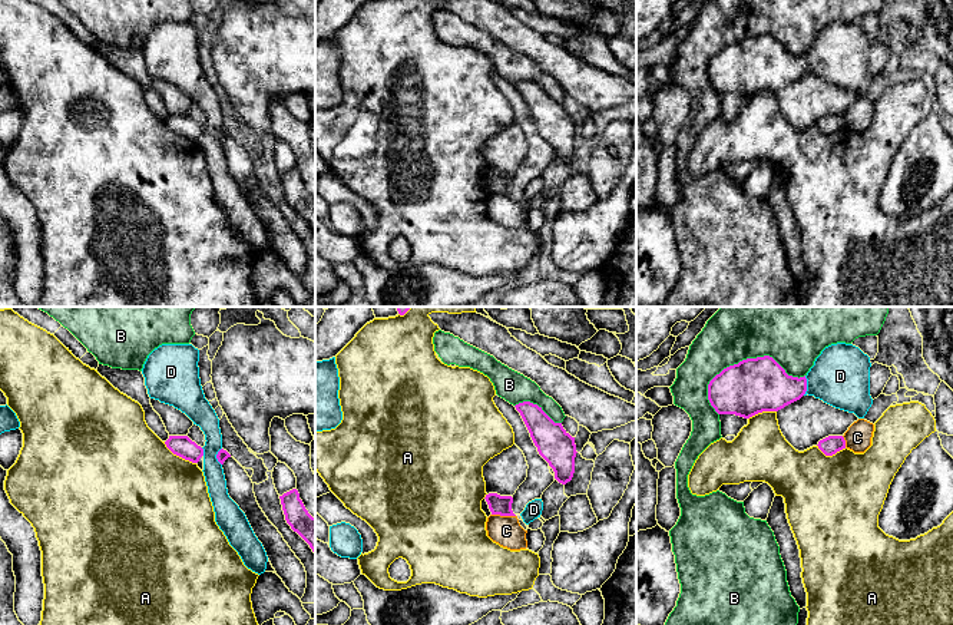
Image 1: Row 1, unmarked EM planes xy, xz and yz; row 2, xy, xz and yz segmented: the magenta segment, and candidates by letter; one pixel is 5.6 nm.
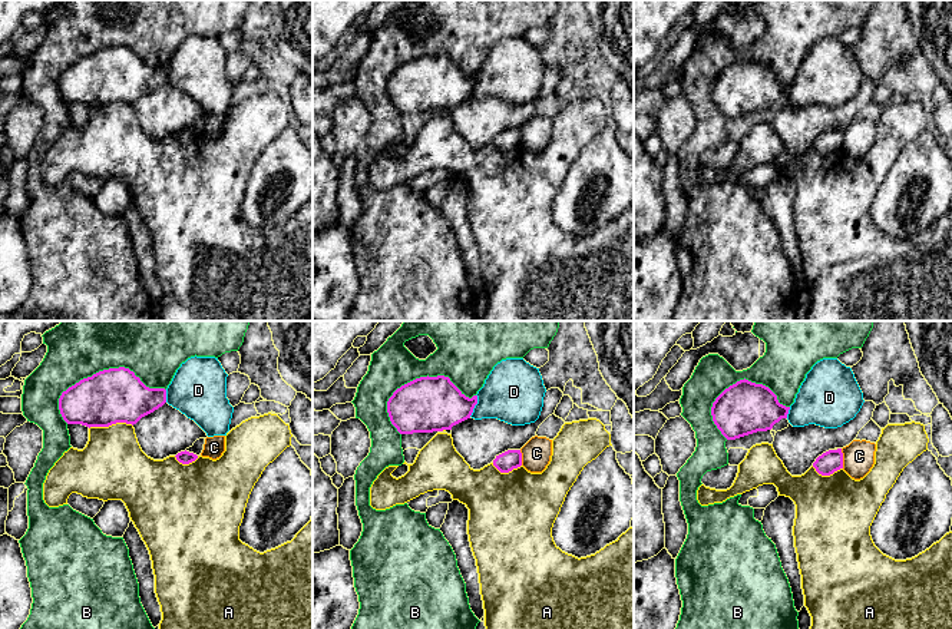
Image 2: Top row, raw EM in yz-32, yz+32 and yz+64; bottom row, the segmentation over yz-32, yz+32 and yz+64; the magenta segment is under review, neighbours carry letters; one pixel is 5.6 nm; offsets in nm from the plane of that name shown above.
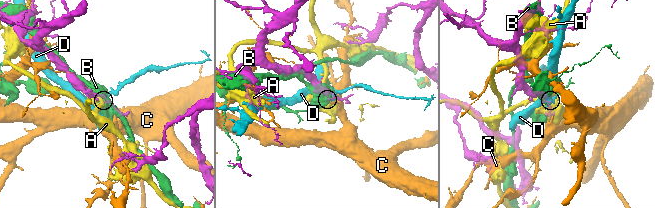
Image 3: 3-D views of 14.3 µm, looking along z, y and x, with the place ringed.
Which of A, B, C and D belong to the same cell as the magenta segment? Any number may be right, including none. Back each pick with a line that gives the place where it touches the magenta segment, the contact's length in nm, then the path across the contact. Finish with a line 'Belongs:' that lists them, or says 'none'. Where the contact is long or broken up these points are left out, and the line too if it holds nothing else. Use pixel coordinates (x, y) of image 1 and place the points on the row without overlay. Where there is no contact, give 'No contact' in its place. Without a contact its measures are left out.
Belongs: none

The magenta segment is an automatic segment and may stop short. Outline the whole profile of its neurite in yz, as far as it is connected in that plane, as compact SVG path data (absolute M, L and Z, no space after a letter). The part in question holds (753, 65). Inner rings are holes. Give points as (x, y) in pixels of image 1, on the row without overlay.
M764 34L724 47L709 60L708 79L718 93L750 97L762 90L778 90L805 70L805 54L788 54L772 36Z

